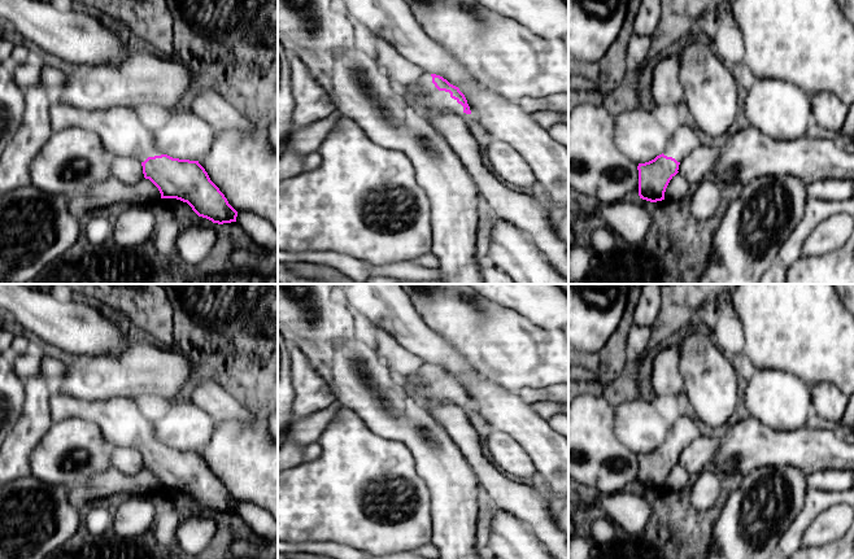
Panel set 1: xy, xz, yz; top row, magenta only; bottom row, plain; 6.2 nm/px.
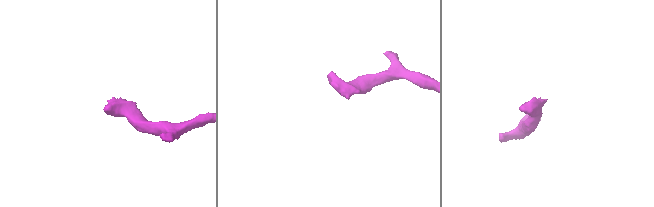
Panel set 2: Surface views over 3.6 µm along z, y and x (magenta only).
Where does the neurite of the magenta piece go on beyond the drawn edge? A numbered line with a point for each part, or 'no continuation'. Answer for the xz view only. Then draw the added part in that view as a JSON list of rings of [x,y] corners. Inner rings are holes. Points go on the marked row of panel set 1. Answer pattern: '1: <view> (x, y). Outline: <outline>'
1: xz (427, 95). Outline: [[[423,73],[418,80],[415,89],[401,89],[404,95],[415,96],[414,104],[418,109],[432,109],[433,113],[456,113],[458,115],[470,117],[463,112],[463,106],[457,100],[450,97],[449,92],[439,91],[432,83],[432,77],[428,73]]]

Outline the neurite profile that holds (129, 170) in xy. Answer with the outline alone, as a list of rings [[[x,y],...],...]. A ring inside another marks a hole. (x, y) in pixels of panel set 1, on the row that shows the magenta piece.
[[[112,157],[110,174],[126,184],[135,184],[144,178],[141,162],[132,157]]]

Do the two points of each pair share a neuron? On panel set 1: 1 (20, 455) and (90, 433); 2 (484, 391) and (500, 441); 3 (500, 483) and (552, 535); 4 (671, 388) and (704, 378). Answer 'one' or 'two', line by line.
1: two
2: two
3: one
4: two

